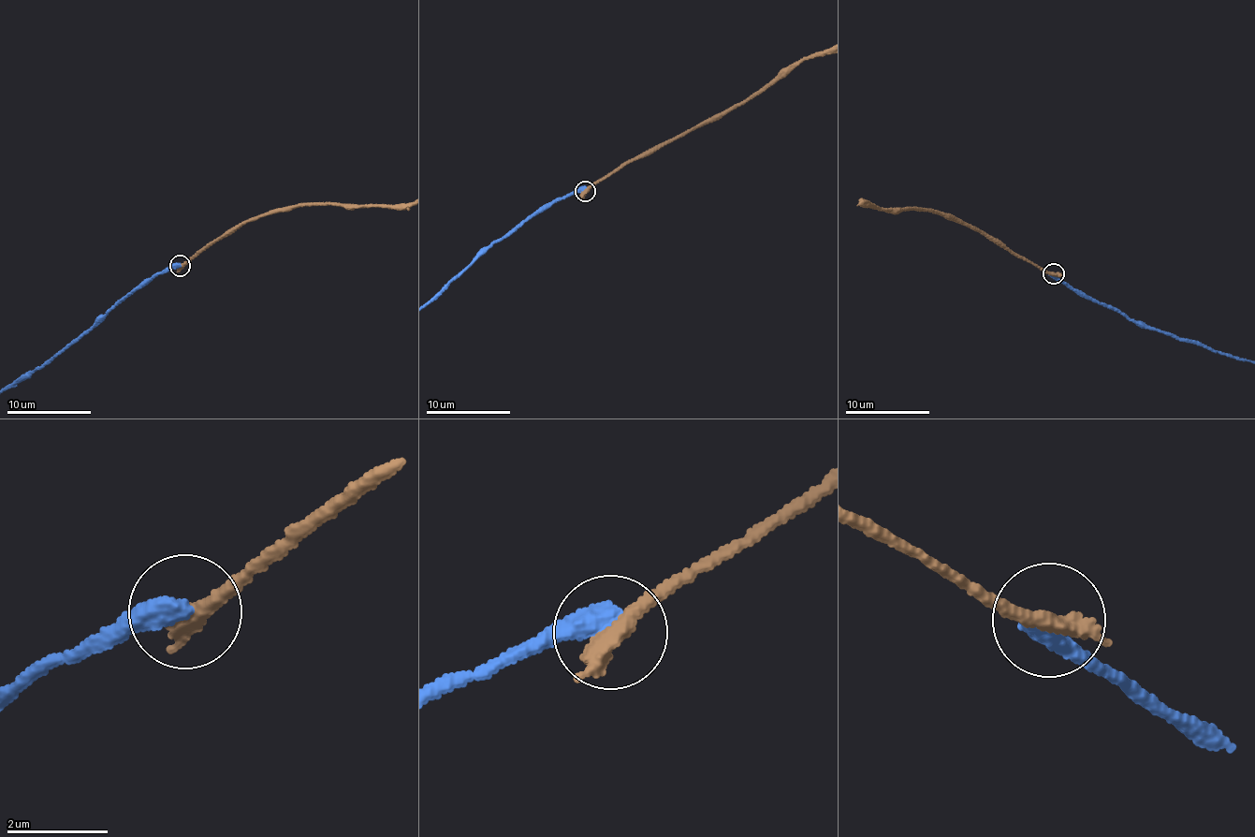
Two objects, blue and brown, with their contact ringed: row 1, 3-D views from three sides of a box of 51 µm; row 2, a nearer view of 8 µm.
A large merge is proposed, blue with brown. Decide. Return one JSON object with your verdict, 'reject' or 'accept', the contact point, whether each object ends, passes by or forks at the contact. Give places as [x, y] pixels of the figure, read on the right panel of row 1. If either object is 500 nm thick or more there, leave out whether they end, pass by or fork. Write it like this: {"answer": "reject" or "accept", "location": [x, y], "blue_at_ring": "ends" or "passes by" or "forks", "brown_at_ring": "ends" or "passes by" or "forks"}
{"answer": "reject", "location": [1054, 273], "blue_at_ring": "ends", "brown_at_ring": "passes by"}

